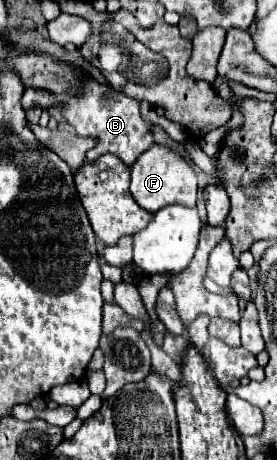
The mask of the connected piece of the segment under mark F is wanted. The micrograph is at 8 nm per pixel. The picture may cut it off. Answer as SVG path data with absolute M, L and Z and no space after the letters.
M151 145L131 167L131 195L149 213L157 213L167 205L195 207L197 177L191 165L165 145Z

